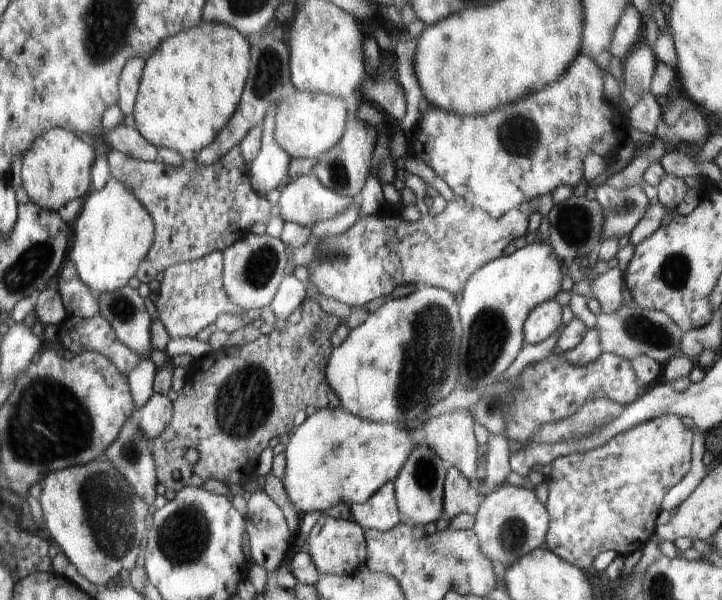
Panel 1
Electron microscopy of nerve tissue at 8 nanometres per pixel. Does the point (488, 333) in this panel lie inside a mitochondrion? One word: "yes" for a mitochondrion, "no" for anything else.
yes

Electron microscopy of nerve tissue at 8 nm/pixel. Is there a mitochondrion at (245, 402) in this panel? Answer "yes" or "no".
yes

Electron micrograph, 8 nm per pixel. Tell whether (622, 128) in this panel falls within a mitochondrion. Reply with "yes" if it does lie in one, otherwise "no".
no

